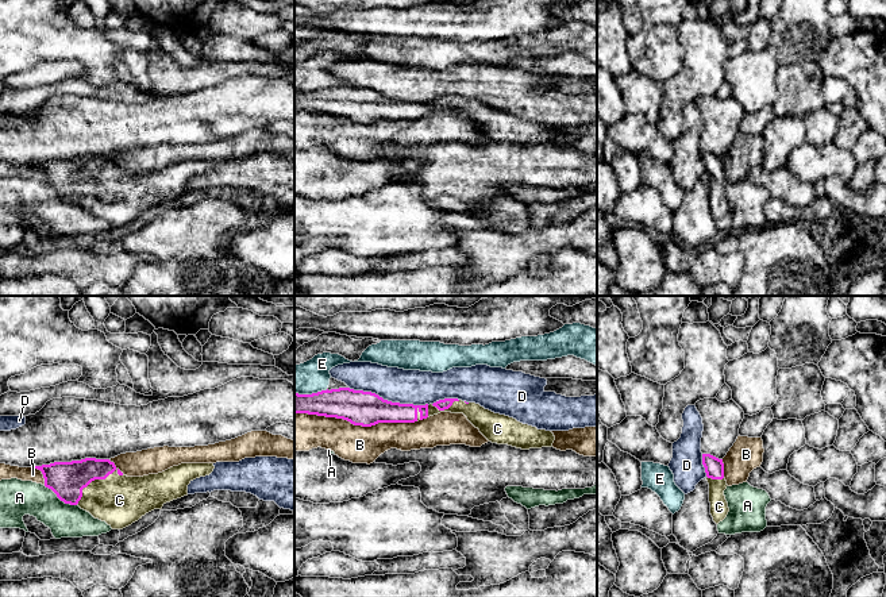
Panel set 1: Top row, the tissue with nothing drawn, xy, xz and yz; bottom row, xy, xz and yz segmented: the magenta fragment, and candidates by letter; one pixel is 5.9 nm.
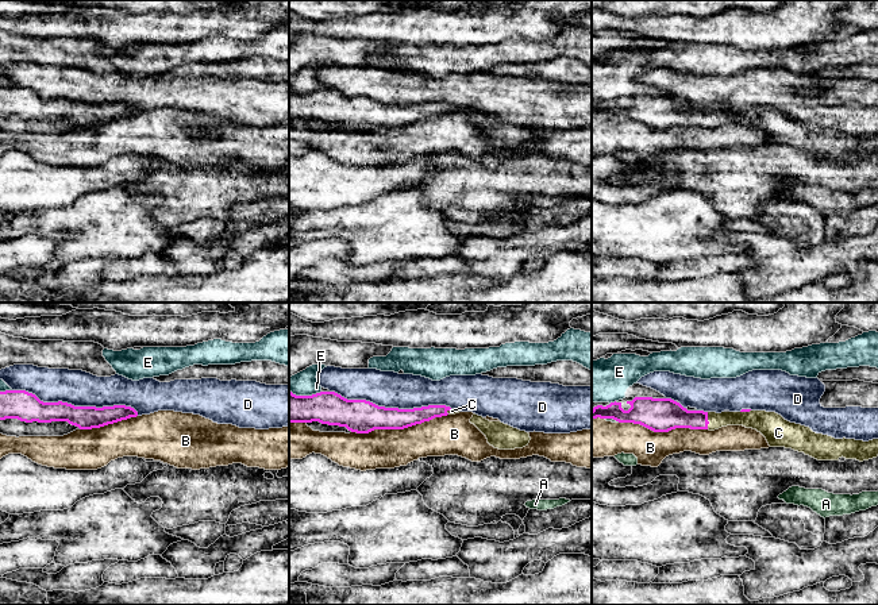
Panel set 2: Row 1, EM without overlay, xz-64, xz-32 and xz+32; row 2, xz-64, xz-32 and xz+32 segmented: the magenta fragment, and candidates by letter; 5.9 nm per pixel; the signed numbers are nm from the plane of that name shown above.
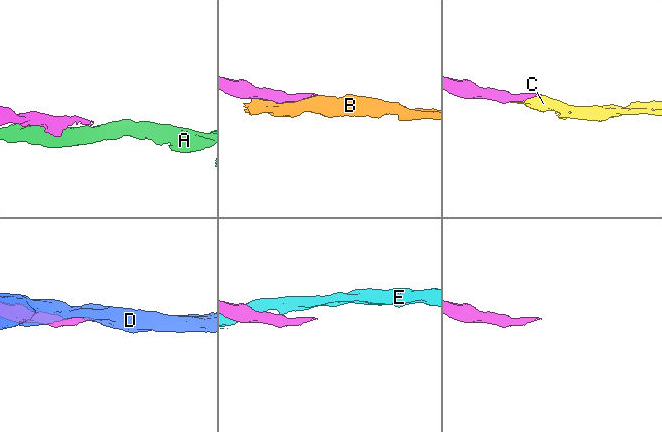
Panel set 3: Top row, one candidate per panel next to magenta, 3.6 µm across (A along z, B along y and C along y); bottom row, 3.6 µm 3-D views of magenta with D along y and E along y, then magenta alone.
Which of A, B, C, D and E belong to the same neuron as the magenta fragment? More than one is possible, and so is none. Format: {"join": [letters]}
{"join": ["C"]}

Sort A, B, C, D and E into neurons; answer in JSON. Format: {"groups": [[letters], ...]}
{"groups": [["A"], ["B"], ["C"], ["D"], ["E"]]}

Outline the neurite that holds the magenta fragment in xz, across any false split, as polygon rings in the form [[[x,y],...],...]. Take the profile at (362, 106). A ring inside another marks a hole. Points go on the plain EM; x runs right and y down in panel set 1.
[[[339,85],[312,92],[294,90],[294,111],[336,115],[354,123],[371,124],[378,120],[415,120],[440,109],[463,111],[492,140],[521,147],[552,145],[551,128],[538,127],[513,115],[494,111],[479,101],[444,96],[434,101],[413,103],[384,97],[375,90]]]

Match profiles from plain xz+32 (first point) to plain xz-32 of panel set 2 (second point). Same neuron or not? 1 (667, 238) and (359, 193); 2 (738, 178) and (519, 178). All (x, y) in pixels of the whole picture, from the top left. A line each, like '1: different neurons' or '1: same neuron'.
1: different neurons
2: same neuron

